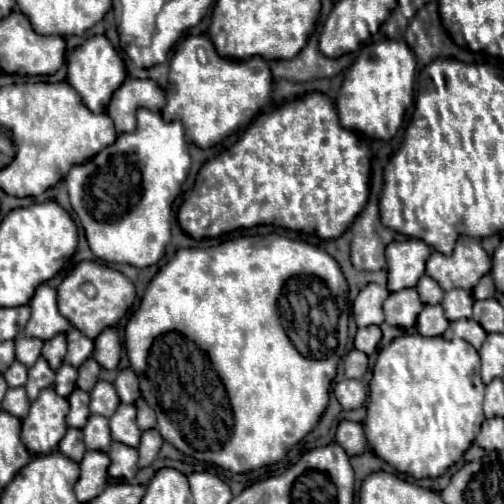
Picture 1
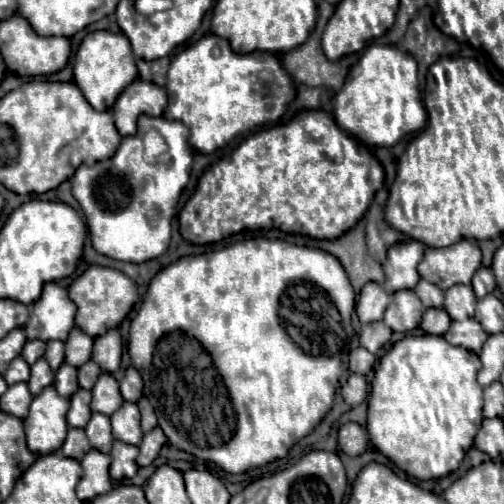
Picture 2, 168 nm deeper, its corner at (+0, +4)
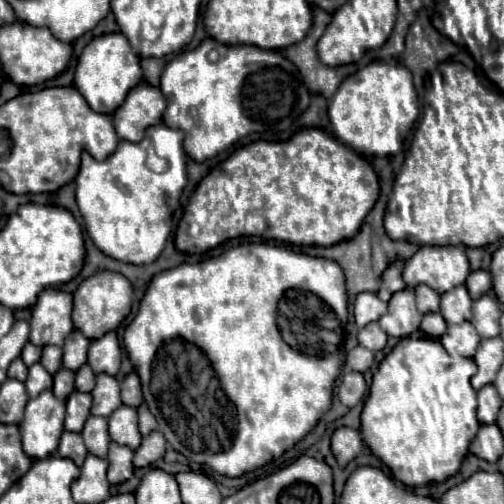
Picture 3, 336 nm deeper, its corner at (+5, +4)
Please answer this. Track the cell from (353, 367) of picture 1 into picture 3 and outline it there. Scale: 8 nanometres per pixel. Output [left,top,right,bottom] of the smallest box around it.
[345,346,373,372]

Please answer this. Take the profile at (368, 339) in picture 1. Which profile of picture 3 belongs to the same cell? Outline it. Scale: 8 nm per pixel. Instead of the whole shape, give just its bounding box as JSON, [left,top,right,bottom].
[357,322,387,352]

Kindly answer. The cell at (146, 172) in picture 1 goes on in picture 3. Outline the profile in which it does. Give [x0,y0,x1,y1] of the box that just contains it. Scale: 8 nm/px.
[75,124,187,264]

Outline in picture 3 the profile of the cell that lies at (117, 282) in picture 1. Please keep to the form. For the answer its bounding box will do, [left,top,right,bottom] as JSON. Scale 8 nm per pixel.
[73,270,133,340]

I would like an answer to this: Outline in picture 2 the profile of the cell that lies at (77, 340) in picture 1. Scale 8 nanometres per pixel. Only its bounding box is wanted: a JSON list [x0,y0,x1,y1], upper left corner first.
[66,328,94,368]

